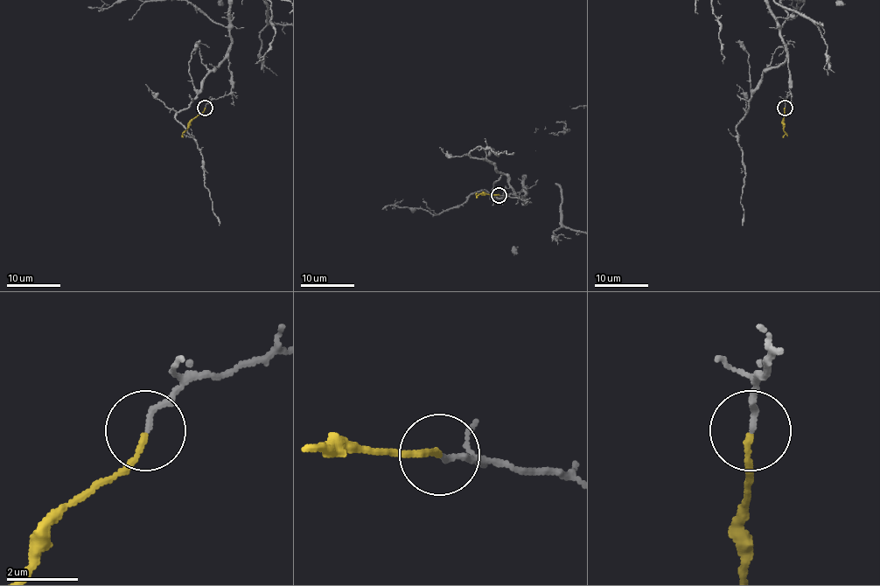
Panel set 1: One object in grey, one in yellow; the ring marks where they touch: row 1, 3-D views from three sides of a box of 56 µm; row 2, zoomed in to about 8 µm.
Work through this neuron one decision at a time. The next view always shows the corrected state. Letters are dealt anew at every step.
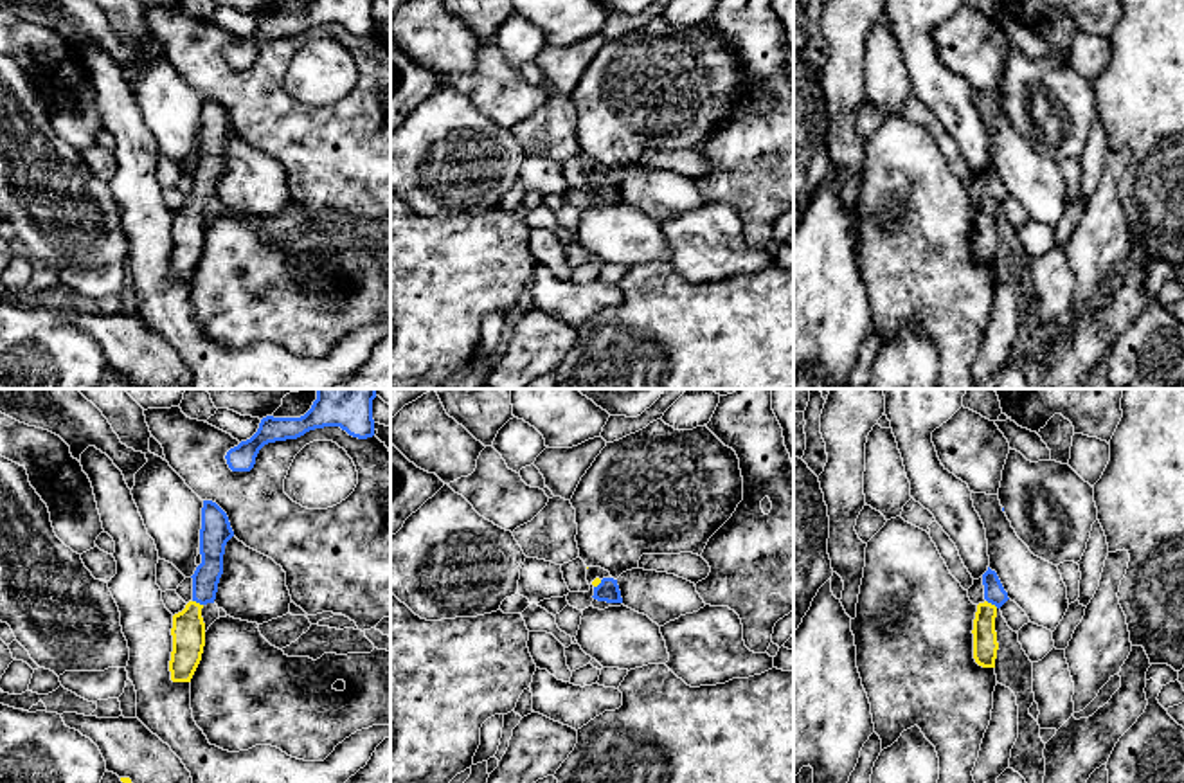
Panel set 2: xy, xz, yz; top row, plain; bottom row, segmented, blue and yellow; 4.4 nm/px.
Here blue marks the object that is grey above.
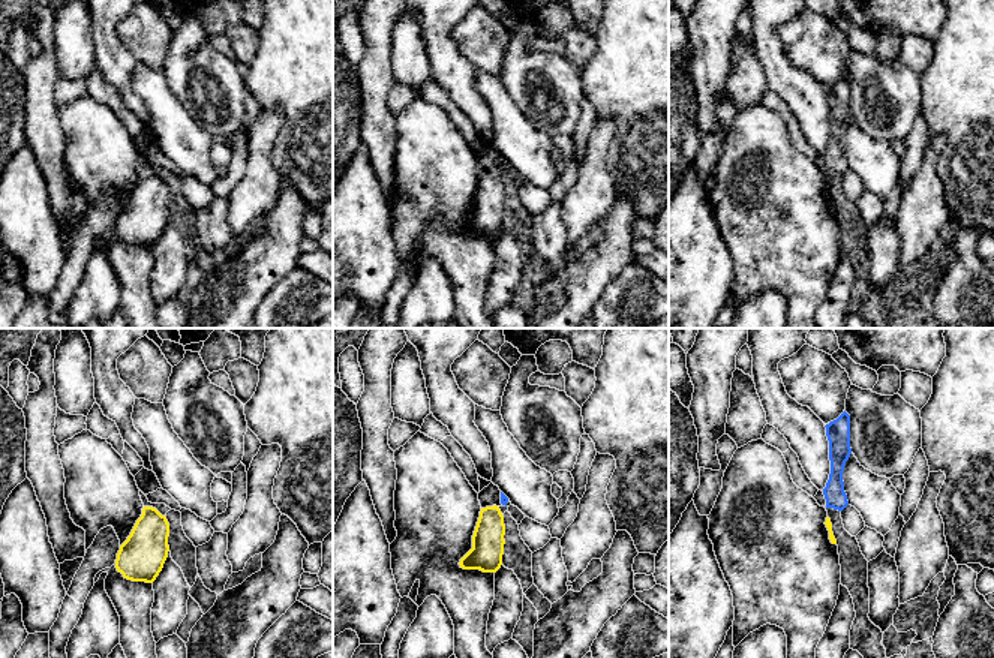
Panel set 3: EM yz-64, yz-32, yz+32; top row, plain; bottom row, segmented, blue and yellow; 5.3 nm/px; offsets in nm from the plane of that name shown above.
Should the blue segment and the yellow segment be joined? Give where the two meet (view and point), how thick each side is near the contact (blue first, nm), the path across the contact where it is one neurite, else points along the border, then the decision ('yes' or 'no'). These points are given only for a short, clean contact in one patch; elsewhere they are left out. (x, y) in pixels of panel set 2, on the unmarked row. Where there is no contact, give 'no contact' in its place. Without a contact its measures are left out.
yz (992, 200) | 100/110 nm | across yz (994, 189), (992, 200), (985, 213), (985, 234) | yes

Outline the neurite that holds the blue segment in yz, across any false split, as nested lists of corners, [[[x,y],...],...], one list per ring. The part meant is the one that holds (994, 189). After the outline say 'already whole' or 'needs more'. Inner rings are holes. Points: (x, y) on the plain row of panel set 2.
[[[988,164],[982,171],[984,200],[977,202],[973,216],[973,256],[982,265],[995,265],[997,256],[997,207],[1009,196],[995,167]]]; needs more

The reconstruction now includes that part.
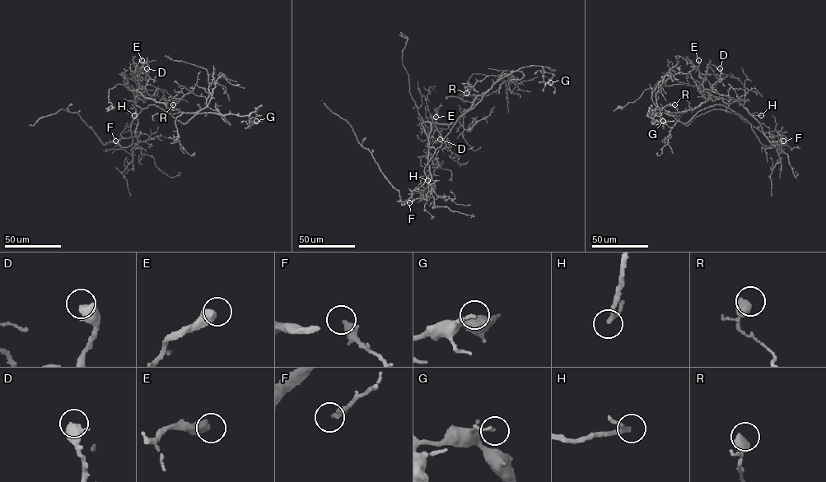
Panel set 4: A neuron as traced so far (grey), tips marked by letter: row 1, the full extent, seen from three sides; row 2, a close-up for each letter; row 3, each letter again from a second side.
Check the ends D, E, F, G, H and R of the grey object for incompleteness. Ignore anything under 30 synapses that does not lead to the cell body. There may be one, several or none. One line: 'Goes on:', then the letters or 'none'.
Goes on: D, E, H

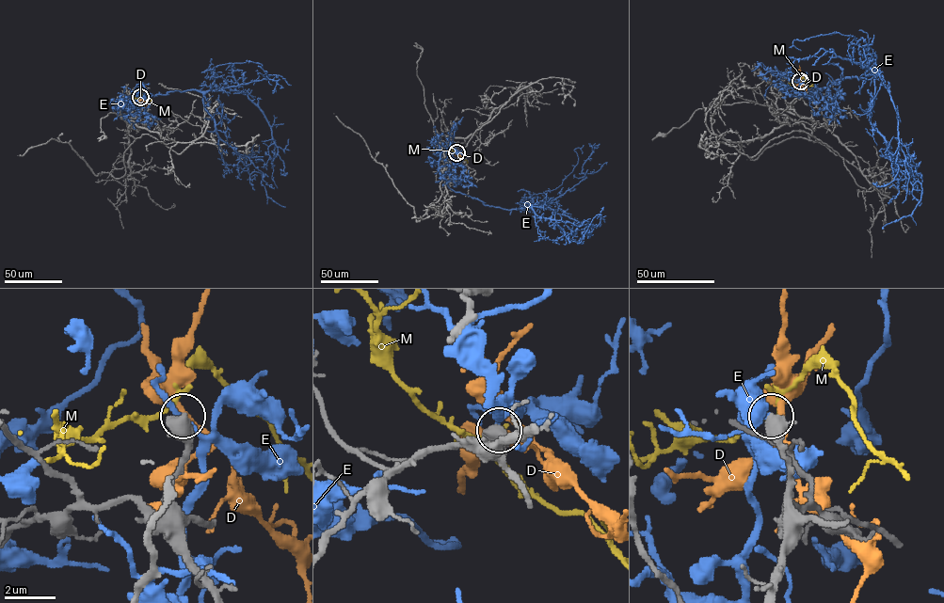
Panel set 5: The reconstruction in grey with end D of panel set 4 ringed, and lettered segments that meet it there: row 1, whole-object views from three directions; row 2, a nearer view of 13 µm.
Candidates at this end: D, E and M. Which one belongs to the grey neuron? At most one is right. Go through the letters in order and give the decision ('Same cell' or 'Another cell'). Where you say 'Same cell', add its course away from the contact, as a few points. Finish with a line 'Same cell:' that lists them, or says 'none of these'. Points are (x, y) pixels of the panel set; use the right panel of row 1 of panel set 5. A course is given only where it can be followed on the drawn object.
D: Another cell
E: Another cell
M: Another cell
Same cell: none of these

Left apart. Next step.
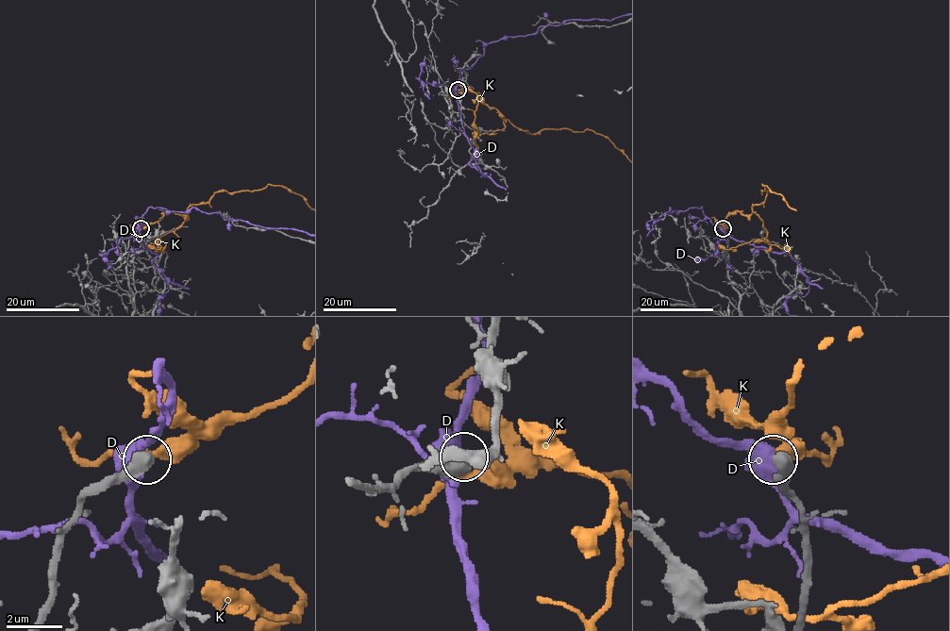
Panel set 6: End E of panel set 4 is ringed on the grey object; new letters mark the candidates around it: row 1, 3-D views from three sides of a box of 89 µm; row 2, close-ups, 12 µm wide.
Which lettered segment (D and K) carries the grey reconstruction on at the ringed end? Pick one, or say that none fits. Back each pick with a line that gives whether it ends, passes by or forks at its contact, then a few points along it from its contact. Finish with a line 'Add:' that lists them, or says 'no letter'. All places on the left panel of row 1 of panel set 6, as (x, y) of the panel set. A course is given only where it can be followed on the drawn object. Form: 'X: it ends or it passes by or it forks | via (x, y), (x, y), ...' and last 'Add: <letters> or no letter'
Add: no letter

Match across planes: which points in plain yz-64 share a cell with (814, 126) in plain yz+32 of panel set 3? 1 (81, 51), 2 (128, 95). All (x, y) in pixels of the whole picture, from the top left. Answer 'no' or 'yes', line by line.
1: no
2: yes

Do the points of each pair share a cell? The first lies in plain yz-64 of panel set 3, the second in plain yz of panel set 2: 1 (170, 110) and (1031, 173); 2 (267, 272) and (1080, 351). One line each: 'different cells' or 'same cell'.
1: same cell
2: same cell

